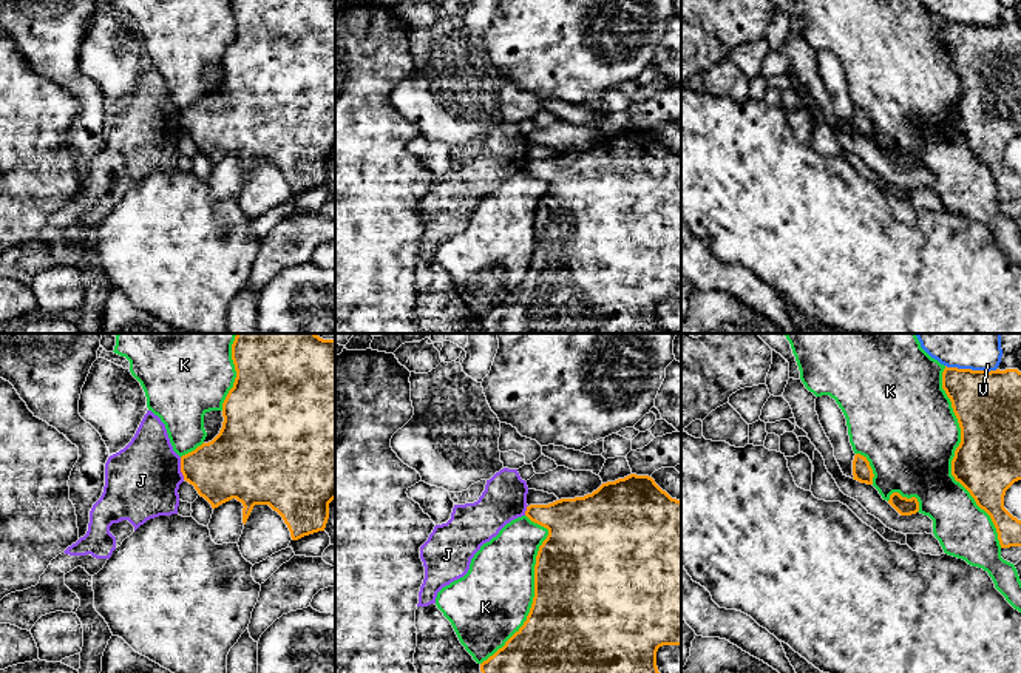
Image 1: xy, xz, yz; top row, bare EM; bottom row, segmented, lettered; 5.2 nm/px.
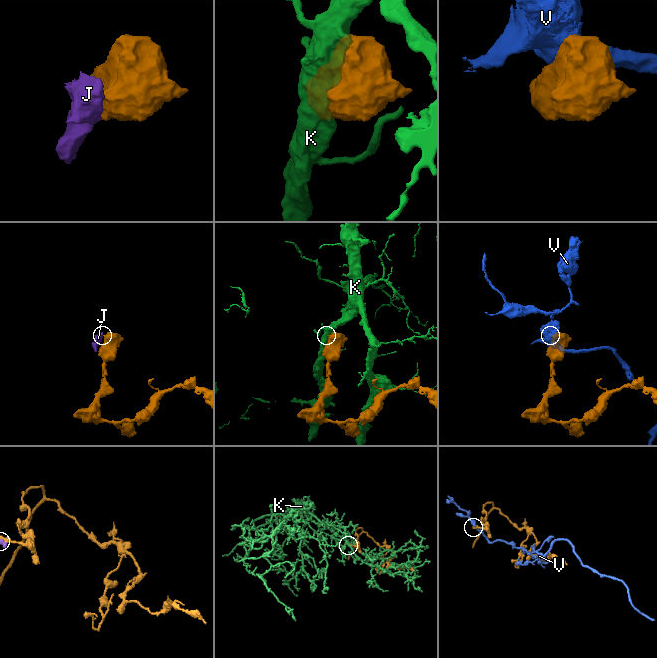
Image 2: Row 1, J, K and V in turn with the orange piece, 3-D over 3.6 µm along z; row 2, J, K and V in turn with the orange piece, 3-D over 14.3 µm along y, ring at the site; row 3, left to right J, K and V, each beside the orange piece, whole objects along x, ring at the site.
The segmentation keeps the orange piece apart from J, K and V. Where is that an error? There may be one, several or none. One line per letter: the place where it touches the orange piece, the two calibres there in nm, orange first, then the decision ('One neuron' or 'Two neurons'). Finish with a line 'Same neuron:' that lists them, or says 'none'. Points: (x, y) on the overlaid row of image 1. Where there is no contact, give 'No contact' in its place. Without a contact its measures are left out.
J: Touches orange at xy (181, 468). Thickness 340 nm (orange) against 380 nm. Two neurons
K: Touches orange at yz (953, 457). Thickness 360 nm (orange) against 480 nm. Two neurons
V: Touches orange at yz (970, 369). Thickness 360 nm (orange) against 360 nm. Two neurons
Same neuron: none

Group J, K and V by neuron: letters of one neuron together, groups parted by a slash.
J / K / V

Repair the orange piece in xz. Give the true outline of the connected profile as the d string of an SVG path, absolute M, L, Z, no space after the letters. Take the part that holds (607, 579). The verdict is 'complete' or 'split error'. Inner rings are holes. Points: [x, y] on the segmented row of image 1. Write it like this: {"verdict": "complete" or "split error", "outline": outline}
{"verdict": "complete", "outline": "M630 474L602 483L584 497L561 499L548 505L530 505L525 516L548 529L534 565L534 597L524 625L493 656L480 664L482 673L660 673L656 651L663 645L681 645L681 502L663 491L652 477Z"}

